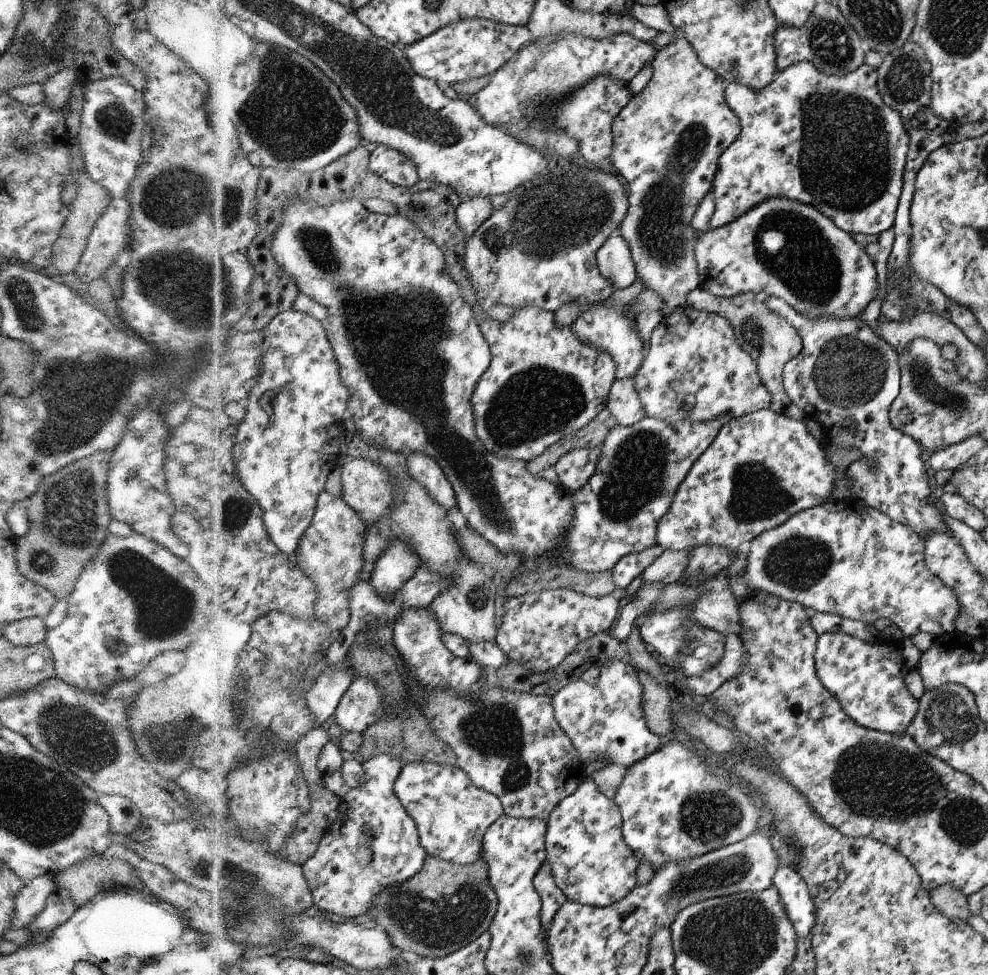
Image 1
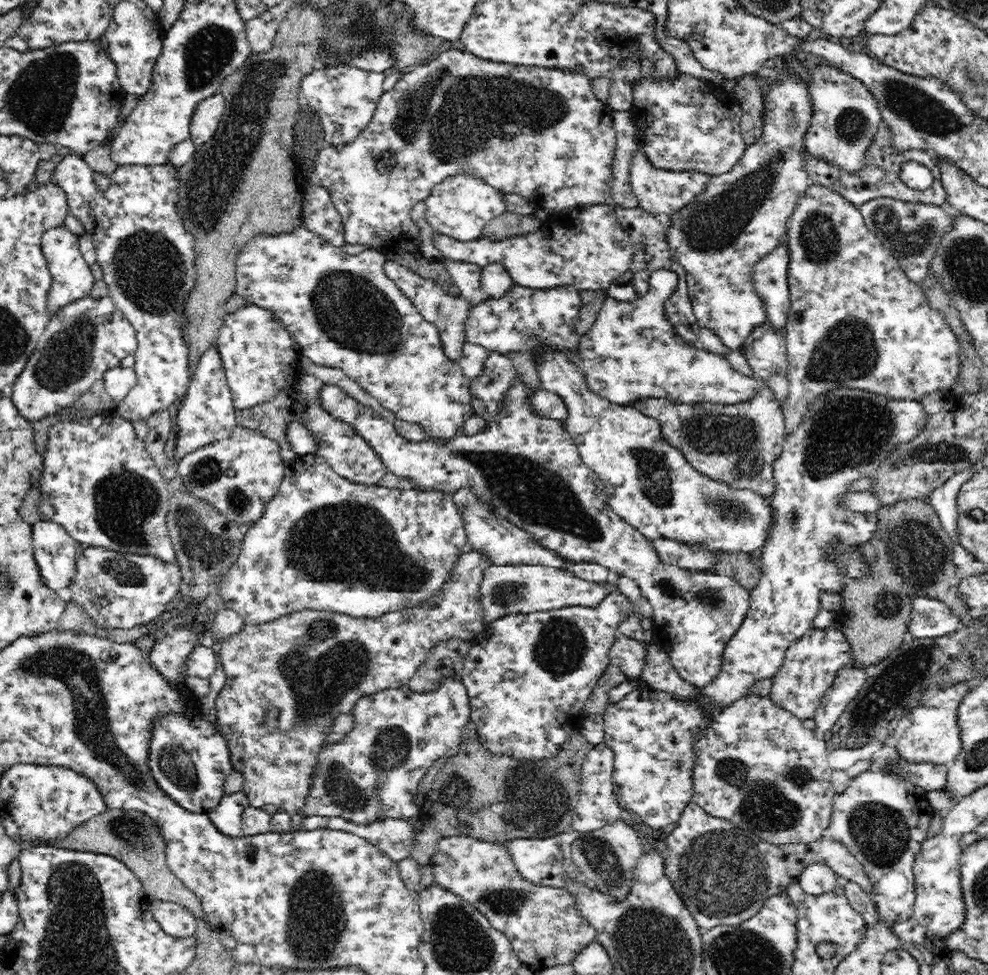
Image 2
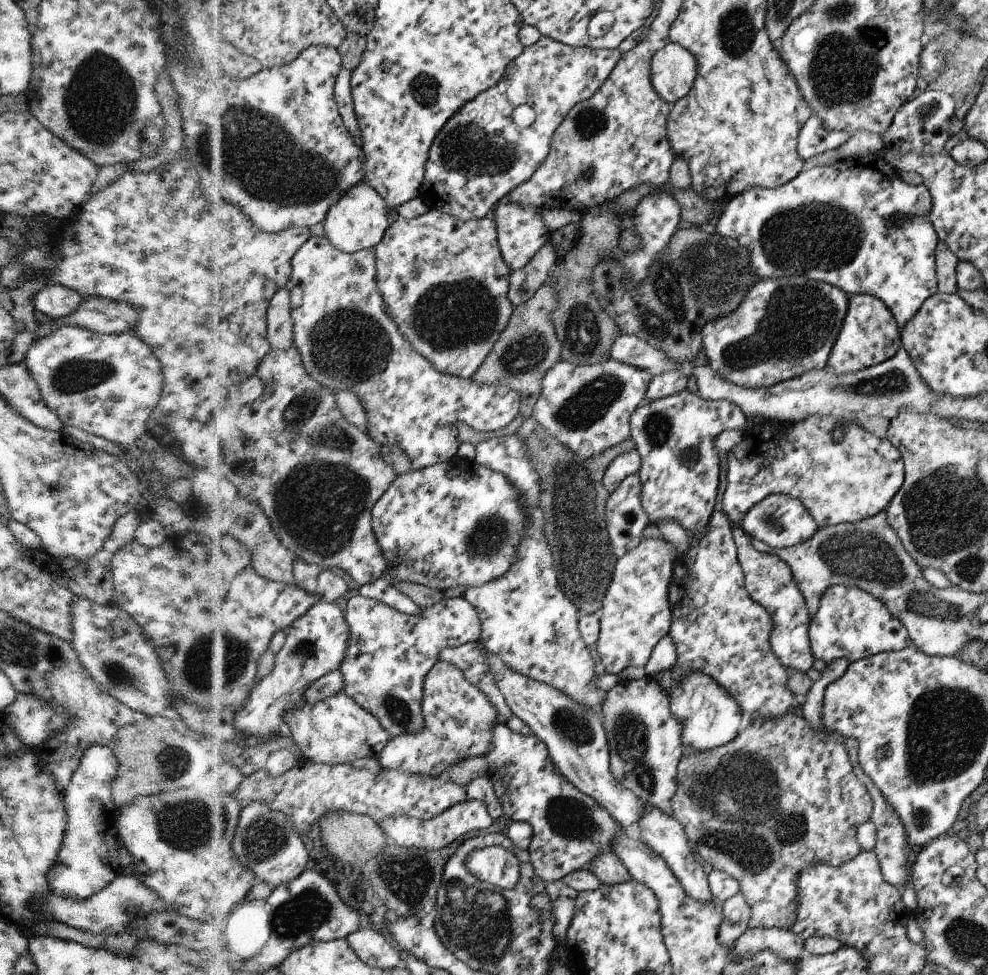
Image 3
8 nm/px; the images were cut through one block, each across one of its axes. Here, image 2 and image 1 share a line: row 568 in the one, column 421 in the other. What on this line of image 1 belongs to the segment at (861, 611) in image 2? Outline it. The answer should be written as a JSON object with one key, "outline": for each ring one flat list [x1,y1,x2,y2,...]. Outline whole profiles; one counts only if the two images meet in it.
{"outline":[[428,855,423,870,420,870,419,874,416,874,412,879,409,879,404,883,391,885,385,888,383,892,379,893,374,904,372,905,372,908,367,912,367,915,375,921,376,925,379,924,379,926,383,927,387,931,387,934,390,936,392,943,400,950,407,950,415,952,416,954,423,957,428,956,432,959,436,959,443,958,453,954,454,952,457,952,465,945,469,945,470,942,473,942,481,933,487,932,487,930,490,928,490,922,494,918,494,914,497,909,497,902,497,895,489,883,488,868,485,861,479,859,468,865,460,865,459,863,448,861,447,859]]}

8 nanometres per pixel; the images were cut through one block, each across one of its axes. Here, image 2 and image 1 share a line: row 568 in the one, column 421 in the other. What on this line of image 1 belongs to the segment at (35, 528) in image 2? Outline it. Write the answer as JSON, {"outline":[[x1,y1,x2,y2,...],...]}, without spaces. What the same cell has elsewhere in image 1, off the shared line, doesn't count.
{"outline":[[472,18,452,22,403,48,417,74,441,85,456,87,460,82,497,72,505,61,532,40,526,26,504,25,487,19]]}

